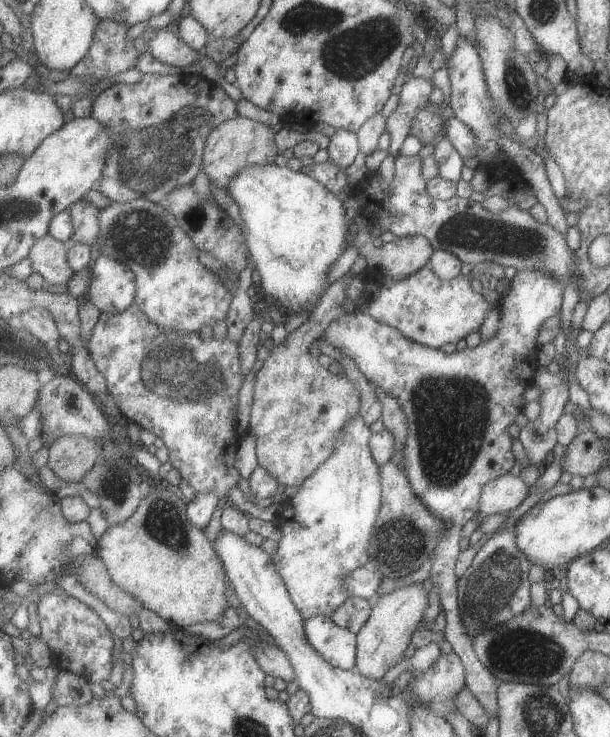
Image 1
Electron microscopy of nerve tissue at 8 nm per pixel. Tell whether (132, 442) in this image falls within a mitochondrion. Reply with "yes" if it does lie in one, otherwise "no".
no

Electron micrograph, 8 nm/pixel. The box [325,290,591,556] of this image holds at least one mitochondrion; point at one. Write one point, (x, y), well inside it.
(451, 413)

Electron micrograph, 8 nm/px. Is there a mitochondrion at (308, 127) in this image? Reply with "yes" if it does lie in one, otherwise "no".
no

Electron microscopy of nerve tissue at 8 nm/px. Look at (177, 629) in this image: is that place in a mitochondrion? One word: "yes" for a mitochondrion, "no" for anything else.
no

